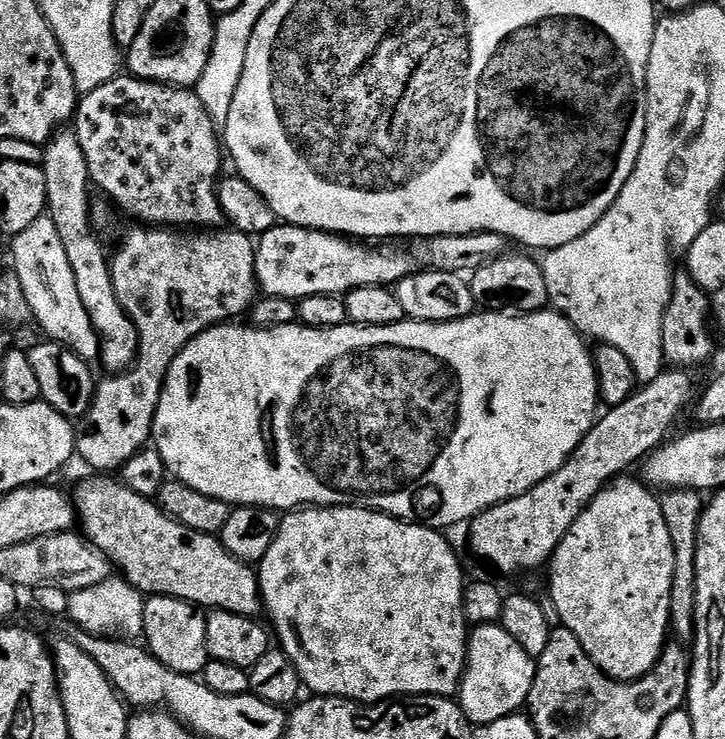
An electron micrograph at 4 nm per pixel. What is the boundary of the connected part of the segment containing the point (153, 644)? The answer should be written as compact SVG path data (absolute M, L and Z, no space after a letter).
M148 596L144 601L143 643L162 666L183 676L199 677L210 659L204 618L201 609L185 600L173 596Z

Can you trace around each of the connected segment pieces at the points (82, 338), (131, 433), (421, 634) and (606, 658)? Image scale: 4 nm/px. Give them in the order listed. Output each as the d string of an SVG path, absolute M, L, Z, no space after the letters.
M45 214L38 217L22 234L11 241L12 256L16 259L14 271L18 274L18 282L22 282L22 290L26 294L26 302L30 302L30 310L35 327L45 332L49 341L63 344L82 359L92 362L100 355L100 339L90 322L90 314L86 314L86 306L82 306L82 298L78 298L78 286L74 282L74 270L70 270L70 262L66 258L66 246L62 246L62 238L58 234L58 226L54 226L51 216Z
M132 226L128 233L124 236L124 241L120 244L116 256L111 257L112 277L114 278L114 292L118 294L118 302L122 302L122 308L126 310L126 314L134 322L134 326L138 330L138 342L140 343L140 354L134 367L116 378L101 379L96 386L96 393L92 399L90 410L85 416L79 417L78 427L76 428L76 456L84 459L86 463L92 467L91 471L96 474L112 474L123 468L126 462L130 462L130 458L134 458L134 454L138 454L146 447L149 447L152 439L152 427L154 426L154 414L158 410L158 402L160 395L164 389L164 379L170 370L170 362L174 362L174 358L178 358L180 351L194 339L198 334L202 334L207 328L215 328L218 324L227 324L240 318L240 315L247 313L252 305L258 299L258 285L256 283L256 244L253 237L246 235L244 232L235 230L157 230L152 226Z
M305 506L292 510L280 521L280 529L274 538L266 558L258 565L260 577L260 598L263 611L268 612L267 623L280 639L279 651L287 654L298 670L301 685L317 696L340 696L343 700L354 700L361 704L379 704L393 698L405 696L447 696L455 697L464 677L464 664L468 660L468 638L470 625L464 613L464 589L466 579L460 569L460 560L454 549L448 545L443 531L426 528L422 524L401 520L377 512L371 508L349 508L347 506Z
M617 478L613 480L608 487L600 491L589 502L586 510L582 510L582 514L576 519L574 526L570 526L570 530L556 547L556 553L553 554L550 561L552 573L548 576L548 588L552 591L553 605L551 604L551 607L554 609L555 619L563 627L568 628L570 634L574 634L574 638L578 638L578 642L582 642L586 654L606 675L611 676L614 680L625 682L641 680L660 660L660 656L664 652L664 645L670 636L670 625L672 623L670 596L674 586L674 542L670 542L670 530L666 526L666 518L662 514L662 506L660 505L657 493L649 488L643 479L628 479Z

